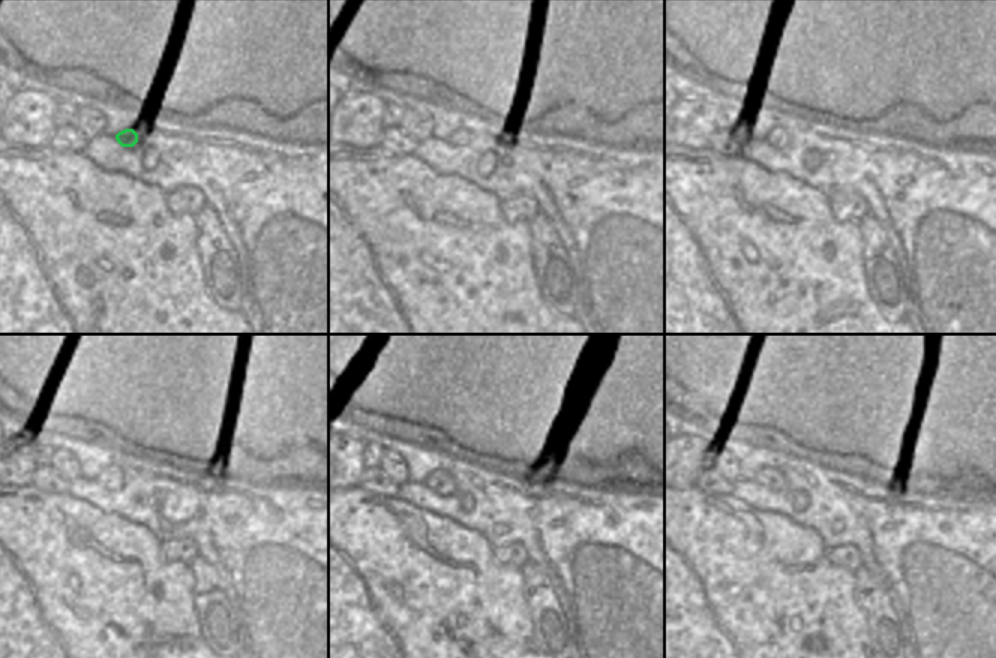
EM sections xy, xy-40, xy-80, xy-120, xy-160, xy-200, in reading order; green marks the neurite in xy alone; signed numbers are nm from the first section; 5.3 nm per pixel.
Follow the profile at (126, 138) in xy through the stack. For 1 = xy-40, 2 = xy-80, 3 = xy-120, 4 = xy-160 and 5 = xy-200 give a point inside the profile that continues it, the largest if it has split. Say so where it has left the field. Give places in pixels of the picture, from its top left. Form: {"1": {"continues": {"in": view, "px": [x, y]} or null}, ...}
{"1": {"continues": {"in": "xy-40", "px": [459, 138]}}, "2": {"continues": {"in": "xy-80", "px": [783, 140]}}, "3": {"continues": {"in": "xy-120", "px": [111, 478]}}, "4": {"continues": {"in": "xy-160", "px": [440, 481]}}, "5": {"continues": {"in": "xy-200", "px": [767, 477]}}}

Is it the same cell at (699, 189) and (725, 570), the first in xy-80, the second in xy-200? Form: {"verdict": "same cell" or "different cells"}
{"verdict": "same cell"}

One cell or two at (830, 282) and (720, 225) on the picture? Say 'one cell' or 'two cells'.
one cell

